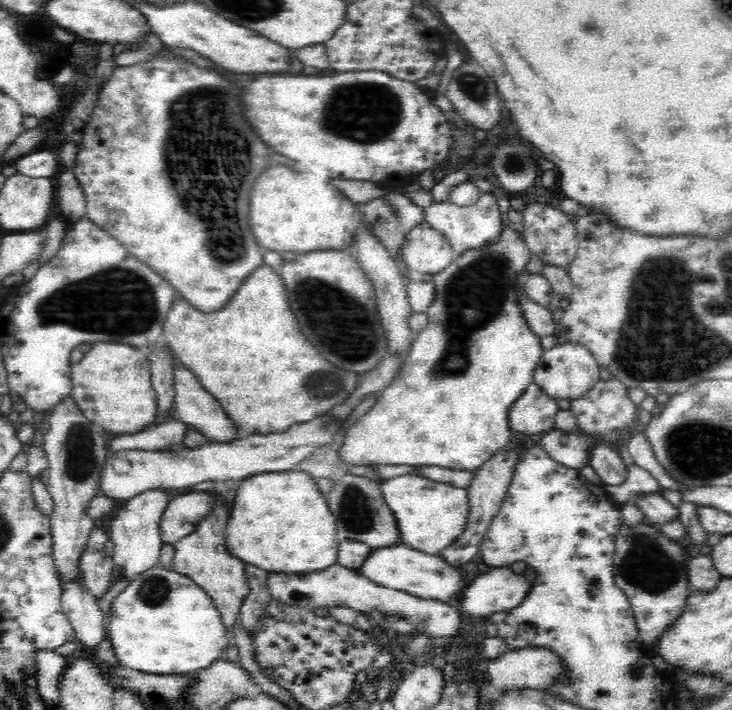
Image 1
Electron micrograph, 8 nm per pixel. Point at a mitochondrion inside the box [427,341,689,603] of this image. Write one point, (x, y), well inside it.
(646, 565)

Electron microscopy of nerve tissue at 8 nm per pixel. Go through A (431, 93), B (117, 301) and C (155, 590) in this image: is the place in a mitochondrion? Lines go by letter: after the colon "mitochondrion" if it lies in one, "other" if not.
A: other
B: mitochondrion
C: mitochondrion

